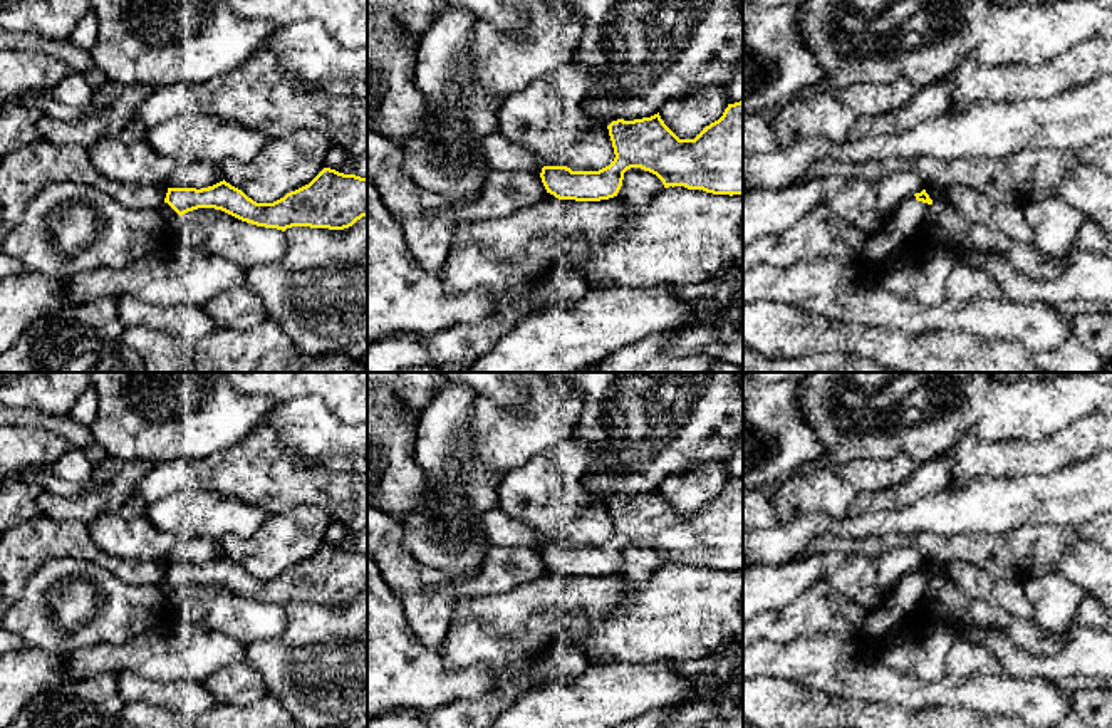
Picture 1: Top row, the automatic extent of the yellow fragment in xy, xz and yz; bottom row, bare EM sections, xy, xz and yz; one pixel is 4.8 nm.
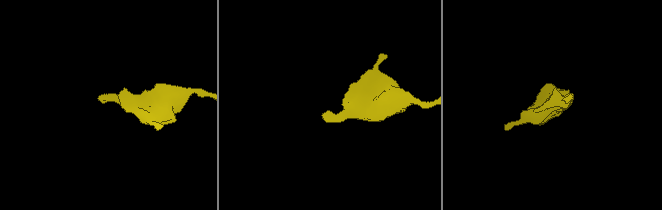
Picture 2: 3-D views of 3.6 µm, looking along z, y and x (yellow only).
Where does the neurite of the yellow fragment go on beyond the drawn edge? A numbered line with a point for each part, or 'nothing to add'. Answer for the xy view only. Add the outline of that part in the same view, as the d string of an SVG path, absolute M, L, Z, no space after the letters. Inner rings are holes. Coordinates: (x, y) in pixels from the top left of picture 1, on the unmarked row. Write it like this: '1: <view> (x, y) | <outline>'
1: xy (166, 586) | M163 579L159 587L168 595L171 604L178 604L179 590L168 579Z

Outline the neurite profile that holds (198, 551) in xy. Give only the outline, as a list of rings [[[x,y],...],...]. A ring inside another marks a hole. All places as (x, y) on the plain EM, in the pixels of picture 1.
[[[196,537],[190,542],[178,543],[171,555],[168,557],[168,564],[208,564],[223,557],[223,550],[220,549],[216,540]]]

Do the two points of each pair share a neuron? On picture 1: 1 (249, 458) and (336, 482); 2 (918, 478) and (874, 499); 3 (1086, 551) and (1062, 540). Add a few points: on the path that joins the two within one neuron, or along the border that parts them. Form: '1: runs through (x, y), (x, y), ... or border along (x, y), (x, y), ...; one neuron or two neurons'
1: runs through (270, 478), (277, 482), (314, 482); one neuron
2: runs through (908, 488), (898, 497), (884, 499); one neuron
3: border along (1079, 539), (1067, 549), (1055, 567); two neurons

